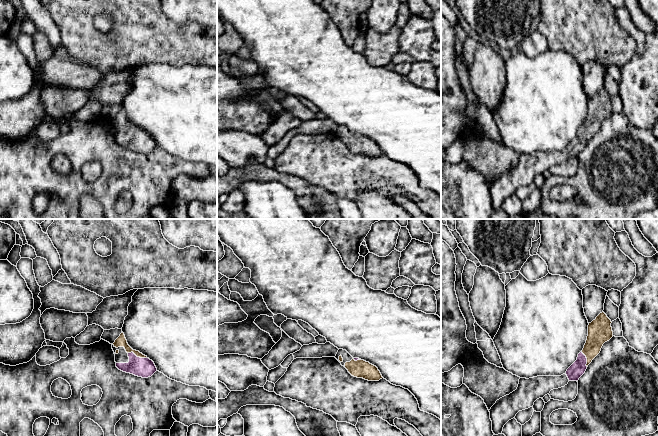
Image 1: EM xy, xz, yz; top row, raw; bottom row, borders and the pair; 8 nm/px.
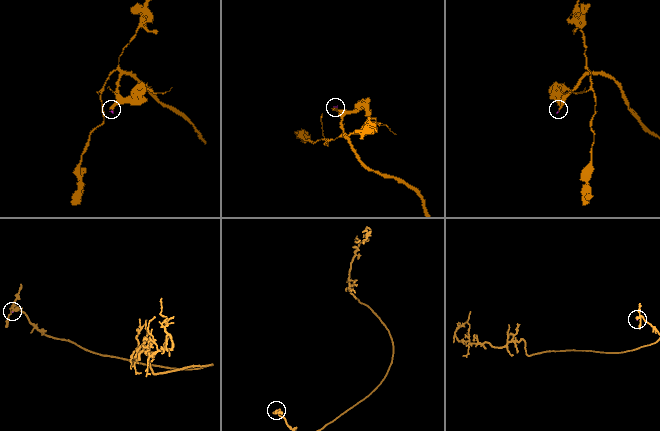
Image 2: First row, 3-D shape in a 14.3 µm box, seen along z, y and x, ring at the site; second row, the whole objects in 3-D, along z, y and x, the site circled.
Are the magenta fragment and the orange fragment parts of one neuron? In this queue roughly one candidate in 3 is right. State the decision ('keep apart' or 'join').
join

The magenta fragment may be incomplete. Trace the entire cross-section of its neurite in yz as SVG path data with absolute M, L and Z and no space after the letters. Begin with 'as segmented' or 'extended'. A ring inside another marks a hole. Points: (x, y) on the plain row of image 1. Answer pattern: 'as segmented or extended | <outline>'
extended | M604 88L589 99L584 124L565 150L520 154L517 165L497 176L489 186L493 209L501 210L504 201L515 194L519 187L533 183L537 175L543 174L551 166L564 163L569 157L578 157L588 141L600 129L603 120L613 113L611 99Z

